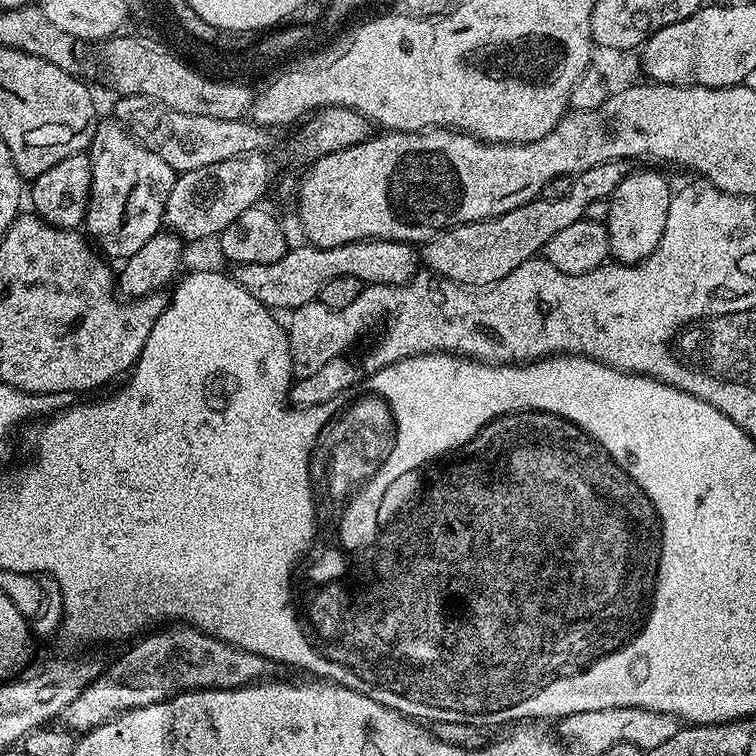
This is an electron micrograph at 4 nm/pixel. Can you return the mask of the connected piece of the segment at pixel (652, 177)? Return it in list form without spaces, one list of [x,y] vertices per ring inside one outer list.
[[[640,166],[637,170],[629,171],[622,182],[618,182],[616,189],[608,200],[608,218],[606,227],[608,230],[608,239],[610,241],[610,256],[618,264],[639,264],[662,242],[662,230],[666,230],[666,214],[670,214],[670,202],[674,195],[673,185],[668,185],[668,180],[660,172],[651,172],[650,169]]]

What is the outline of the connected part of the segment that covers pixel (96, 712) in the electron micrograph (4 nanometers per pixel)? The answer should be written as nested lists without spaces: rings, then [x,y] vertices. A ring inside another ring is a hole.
[[[184,622],[149,631],[128,647],[132,646],[112,665],[108,664],[78,694],[78,698],[66,706],[58,717],[63,727],[73,733],[83,734],[110,722],[131,708],[169,700],[180,692],[193,692],[199,688],[244,688],[247,684],[261,683],[265,677],[275,677],[278,671],[276,661],[268,660],[262,654],[254,654],[250,650],[236,648],[233,644]]]

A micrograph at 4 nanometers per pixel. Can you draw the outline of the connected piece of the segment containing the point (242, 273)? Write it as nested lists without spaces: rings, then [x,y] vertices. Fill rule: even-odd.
[[[359,240],[333,248],[289,247],[288,252],[278,262],[265,264],[242,264],[235,269],[234,278],[258,302],[266,307],[291,310],[313,303],[320,291],[332,278],[353,275],[369,284],[391,284],[403,286],[417,275],[418,252],[411,243],[403,240]]]

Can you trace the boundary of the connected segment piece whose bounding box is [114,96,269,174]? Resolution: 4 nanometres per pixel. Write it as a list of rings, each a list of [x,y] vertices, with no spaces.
[[[122,96],[115,101],[116,112],[114,118],[123,128],[133,136],[146,150],[158,154],[166,166],[170,166],[177,174],[198,170],[202,166],[214,166],[214,162],[222,162],[235,156],[246,156],[249,152],[258,152],[267,149],[269,133],[258,125],[242,120],[223,120],[218,117],[199,116],[198,114],[182,113],[166,106],[157,100],[145,96]]]

